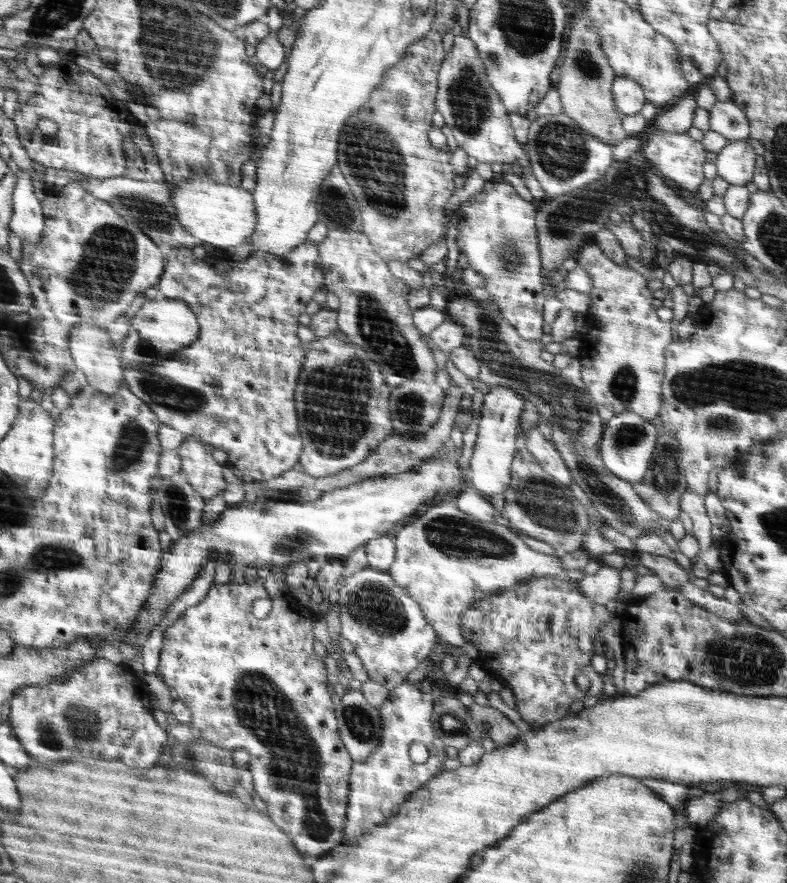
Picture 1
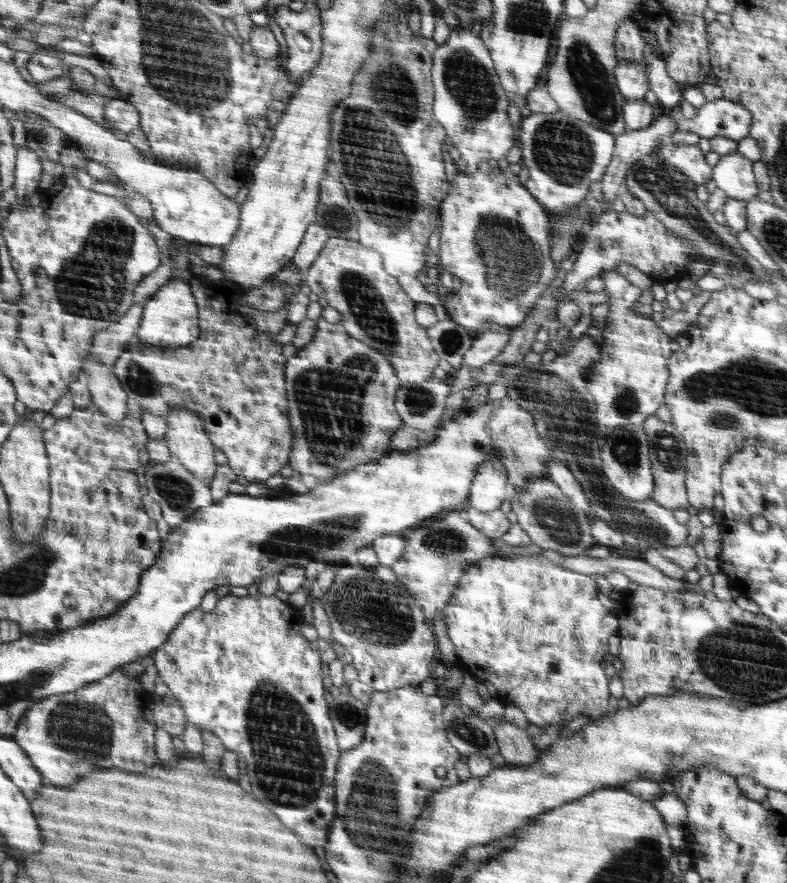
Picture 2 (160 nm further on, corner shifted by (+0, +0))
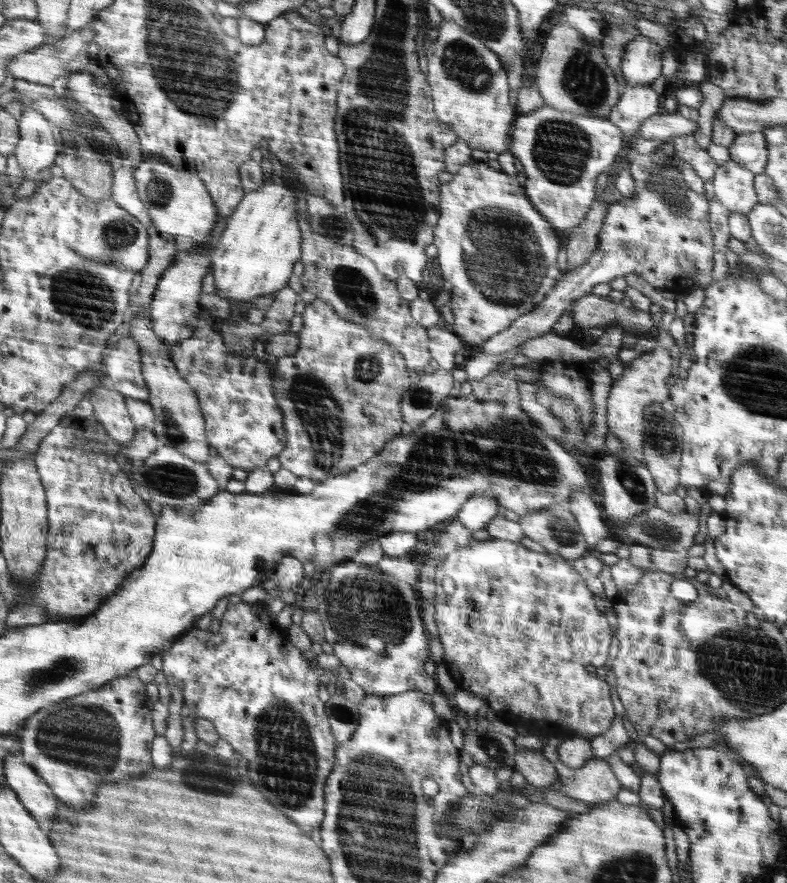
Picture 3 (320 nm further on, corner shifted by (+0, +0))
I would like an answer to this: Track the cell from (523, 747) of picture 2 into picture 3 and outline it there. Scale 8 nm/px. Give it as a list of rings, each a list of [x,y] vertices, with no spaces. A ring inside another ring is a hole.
[[[517,749],[514,770],[533,786],[548,786],[559,778],[555,766],[540,751]]]

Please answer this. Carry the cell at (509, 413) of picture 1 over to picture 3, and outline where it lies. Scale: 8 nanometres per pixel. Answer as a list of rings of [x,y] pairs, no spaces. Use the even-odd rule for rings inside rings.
[[[477,494],[461,506],[461,512],[456,519],[464,528],[484,535],[487,524],[498,515],[498,507],[497,500],[494,500],[490,494]]]

